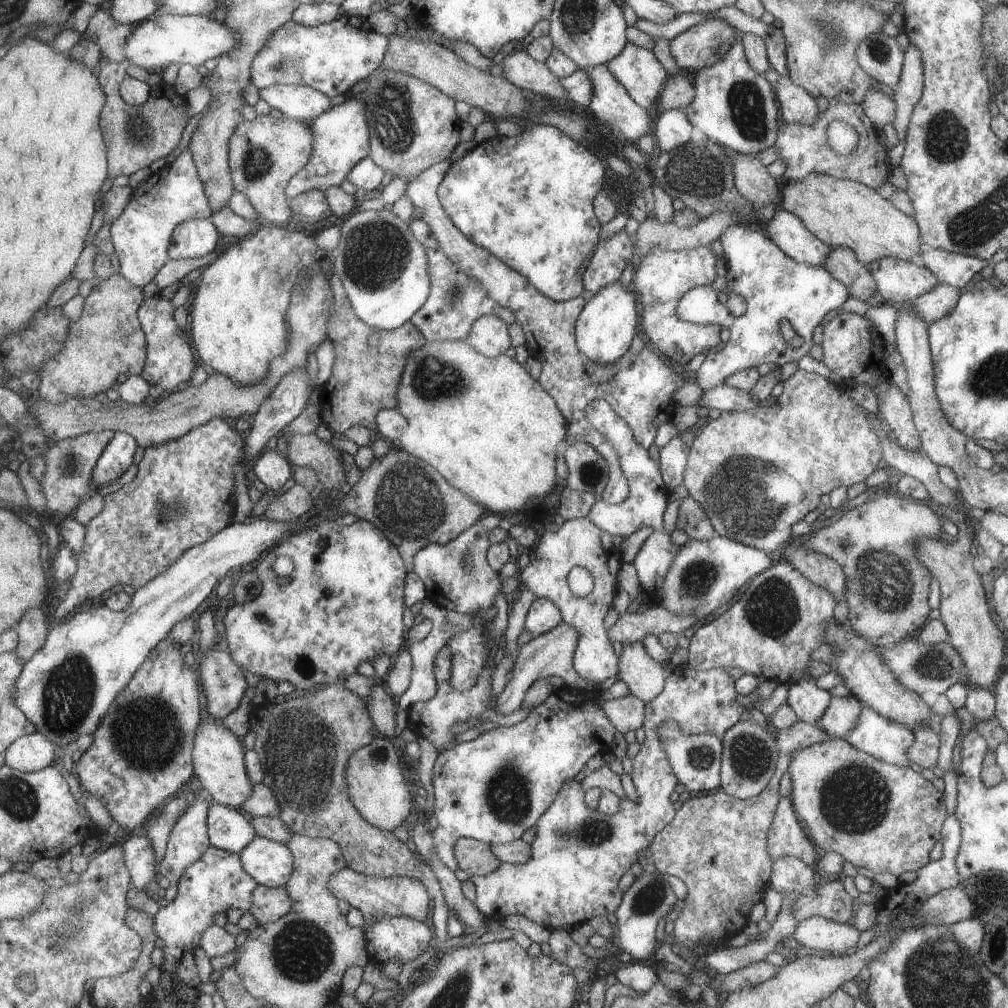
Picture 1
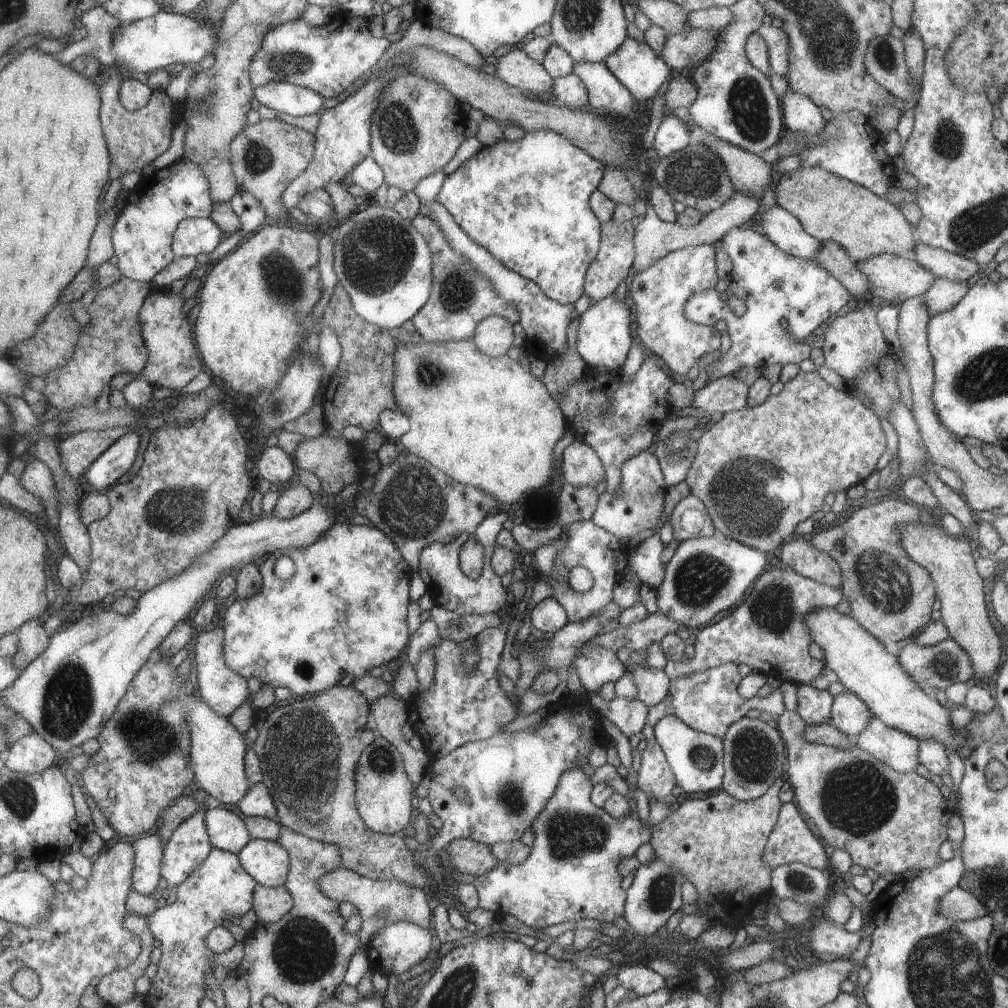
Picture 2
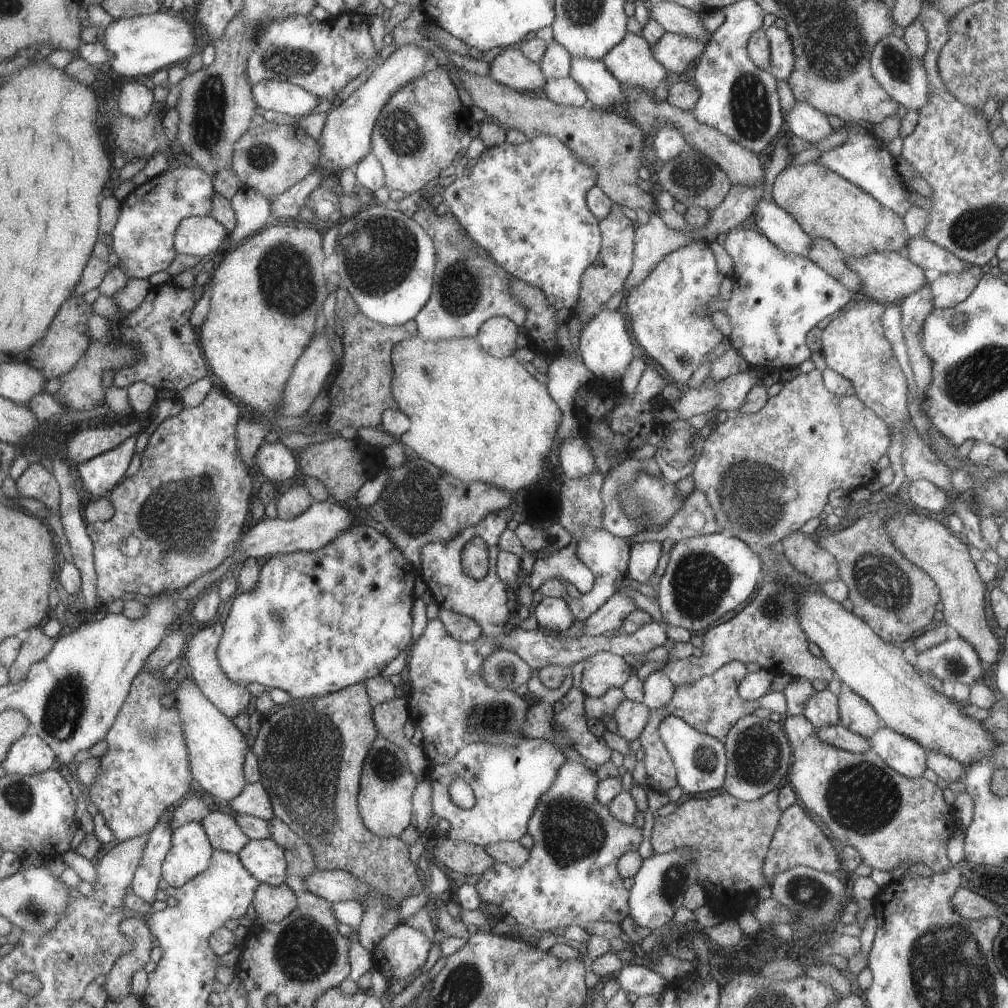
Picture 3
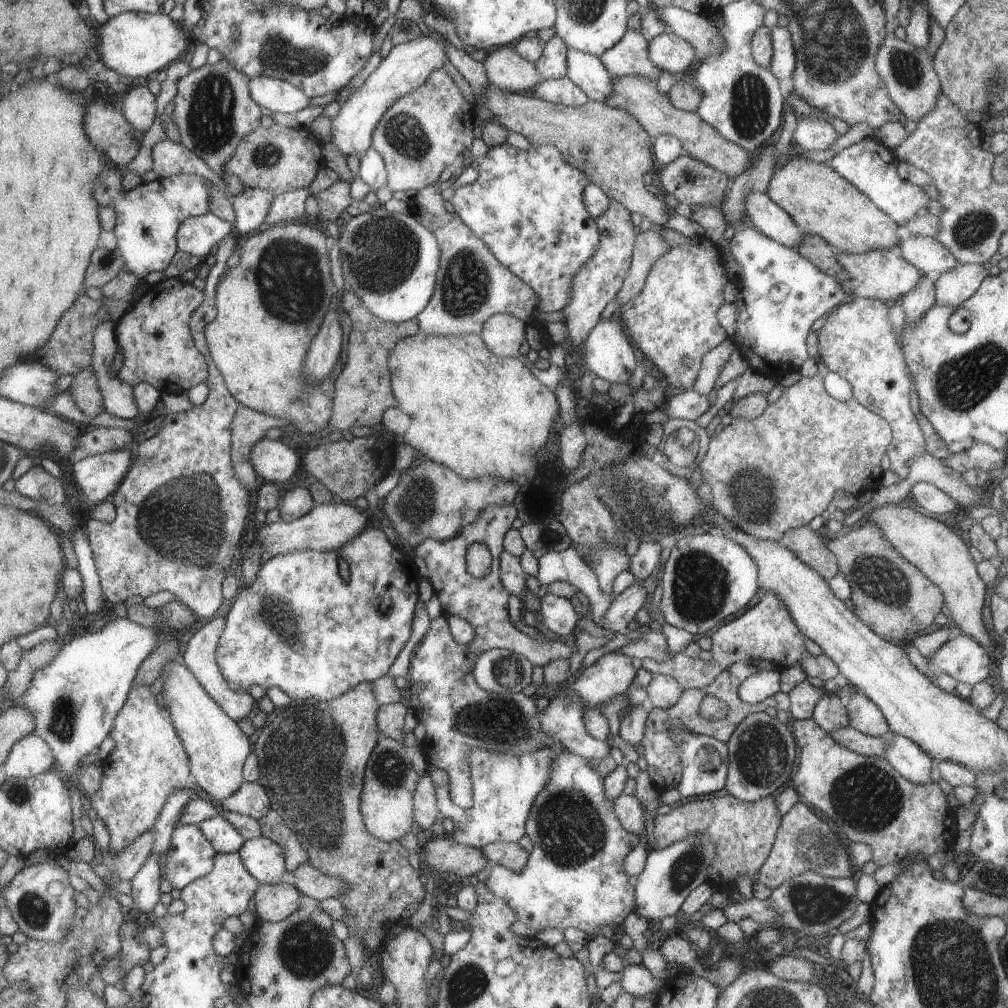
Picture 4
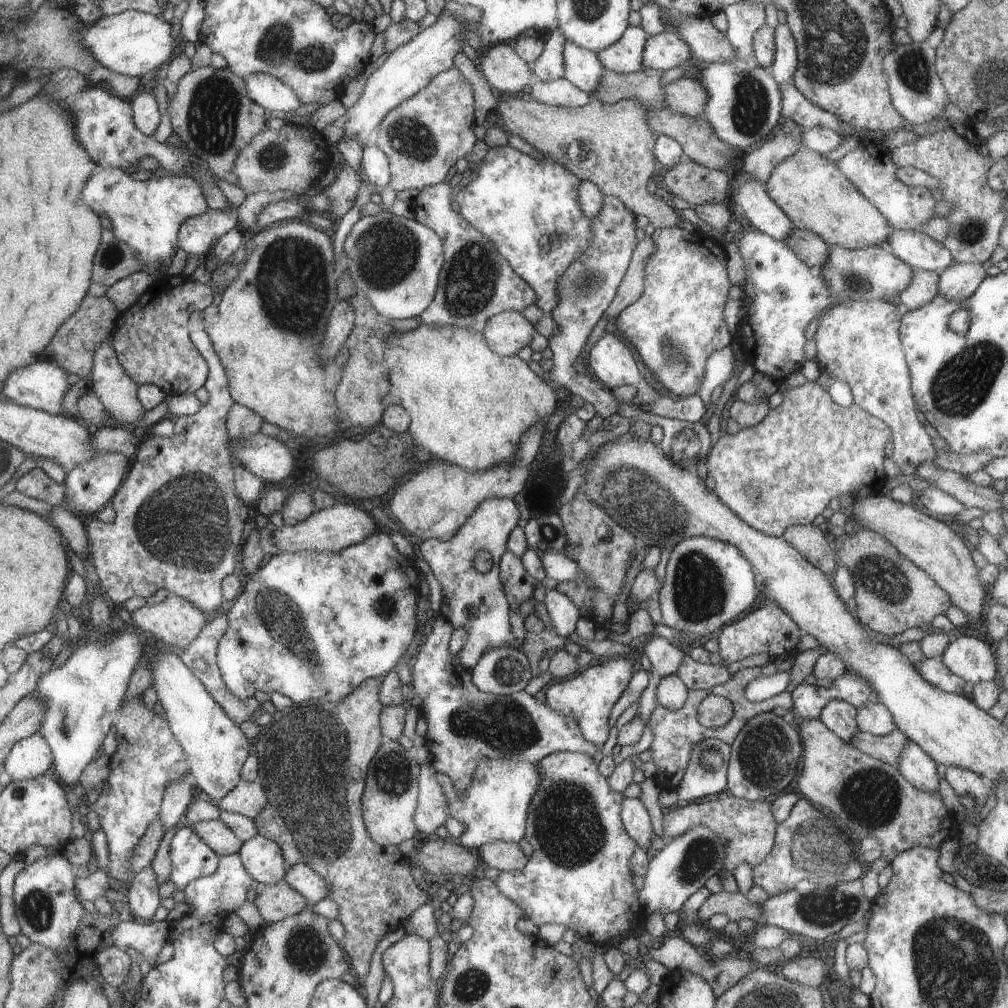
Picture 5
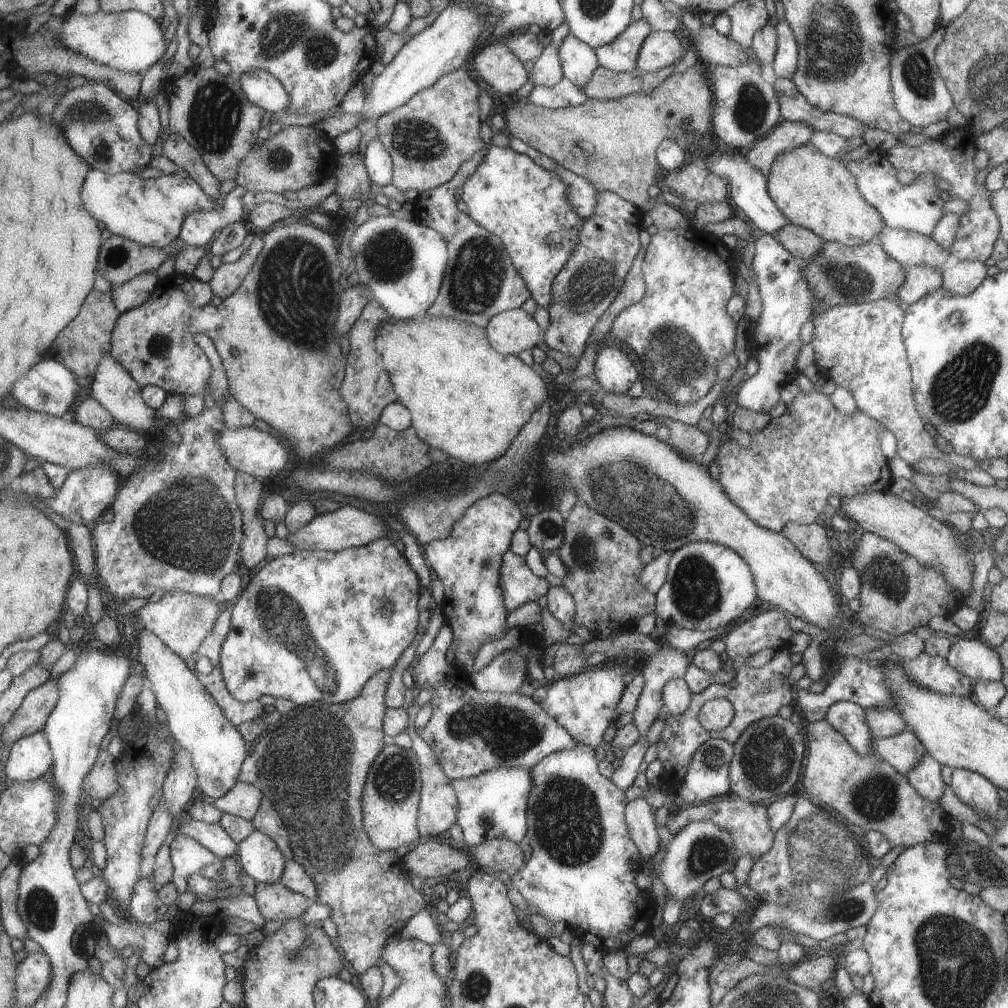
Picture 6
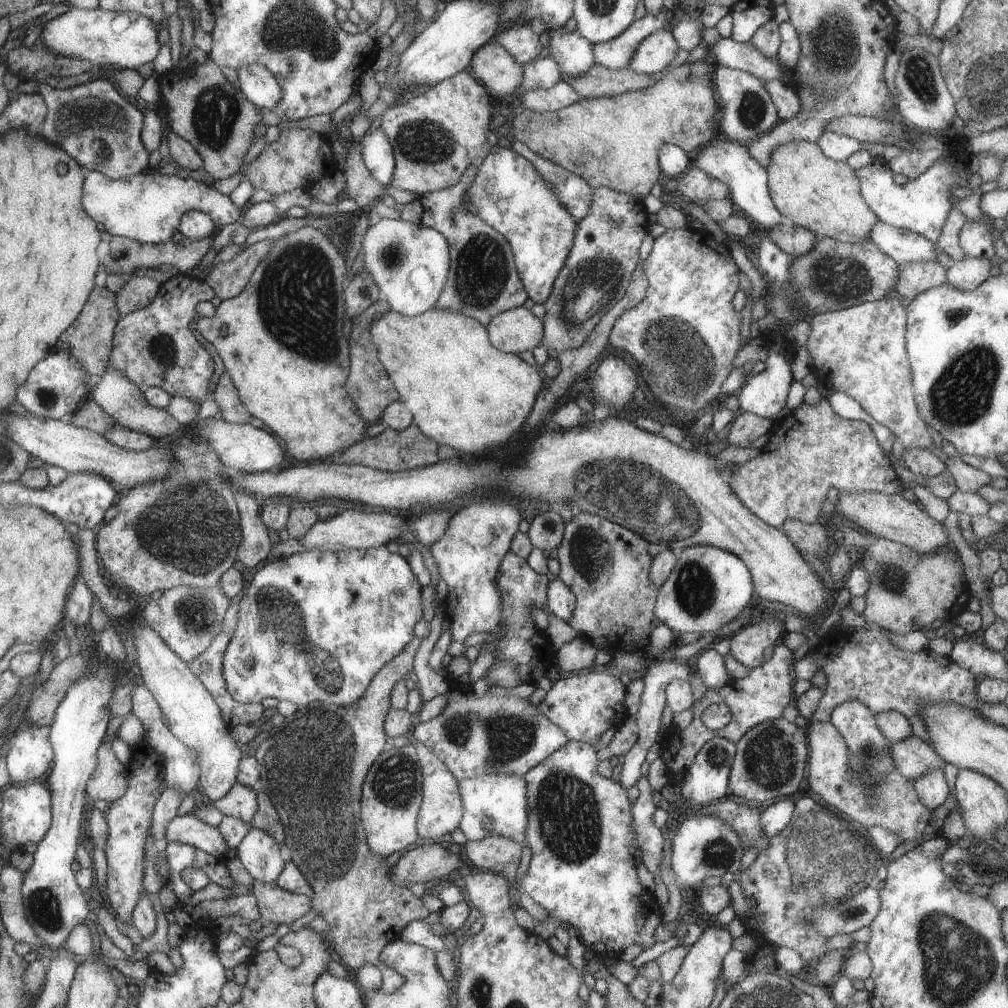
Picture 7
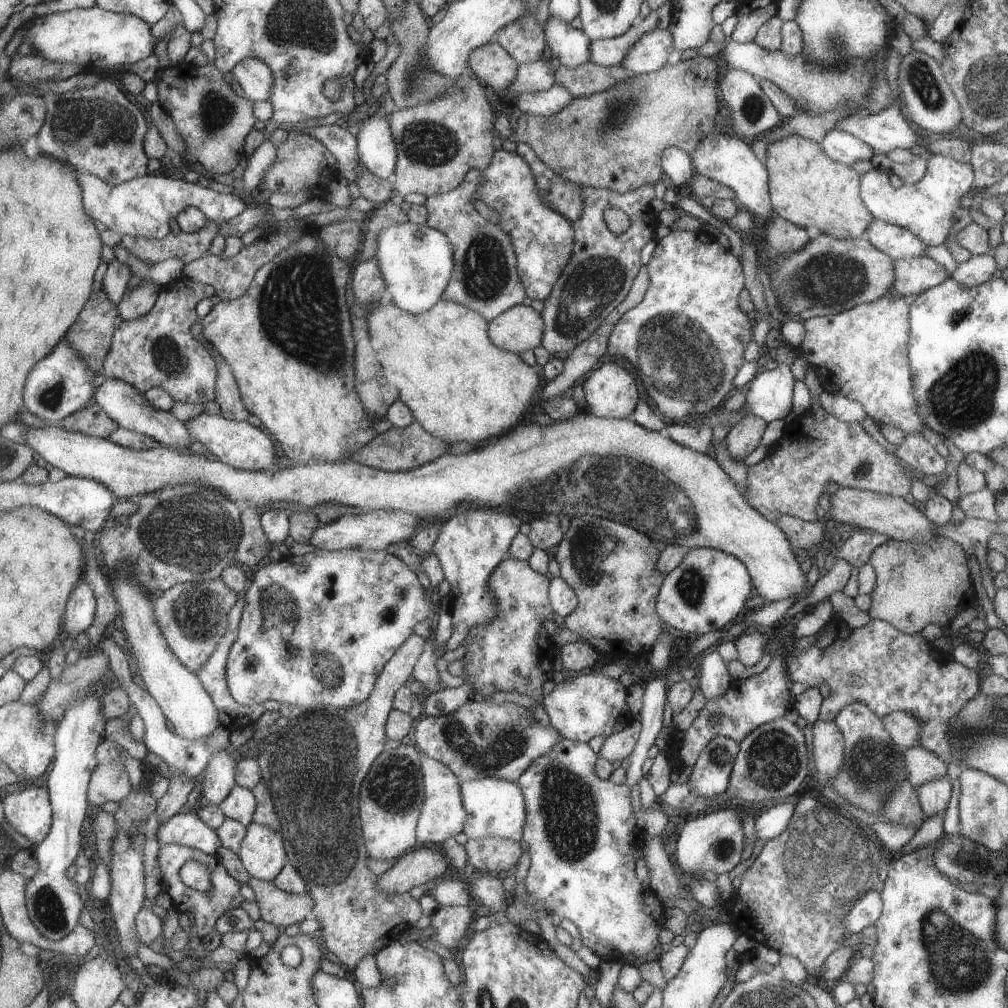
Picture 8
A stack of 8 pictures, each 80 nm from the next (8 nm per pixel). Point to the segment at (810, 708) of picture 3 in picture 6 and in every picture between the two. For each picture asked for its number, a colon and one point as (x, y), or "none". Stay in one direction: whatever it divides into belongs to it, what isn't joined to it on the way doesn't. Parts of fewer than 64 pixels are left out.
4: (831, 712)
5: (841, 717)
6: (849, 718)

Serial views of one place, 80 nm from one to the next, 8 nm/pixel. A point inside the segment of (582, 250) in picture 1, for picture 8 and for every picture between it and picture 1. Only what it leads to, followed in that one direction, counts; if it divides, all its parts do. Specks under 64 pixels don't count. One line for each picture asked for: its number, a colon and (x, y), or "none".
2: (527, 201)
3: (526, 205)
4: (528, 206)
5: (528, 206)
6: (526, 206)
7: (511, 195)
8: (543, 238)

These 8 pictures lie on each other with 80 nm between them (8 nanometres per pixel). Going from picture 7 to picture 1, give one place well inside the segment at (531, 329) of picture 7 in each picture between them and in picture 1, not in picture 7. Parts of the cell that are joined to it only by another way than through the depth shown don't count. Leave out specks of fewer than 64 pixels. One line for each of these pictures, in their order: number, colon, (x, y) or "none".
1: (489, 336)
2: (494, 336)
3: (498, 335)
4: (503, 333)
5: (508, 332)
6: (510, 332)

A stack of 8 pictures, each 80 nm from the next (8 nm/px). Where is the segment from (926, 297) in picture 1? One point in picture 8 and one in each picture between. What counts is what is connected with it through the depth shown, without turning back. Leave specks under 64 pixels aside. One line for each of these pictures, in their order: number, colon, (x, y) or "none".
2: (943, 294)
3: (948, 290)
4: (952, 288)
5: (957, 282)
6: (962, 279)
7: (967, 274)
8: (980, 268)

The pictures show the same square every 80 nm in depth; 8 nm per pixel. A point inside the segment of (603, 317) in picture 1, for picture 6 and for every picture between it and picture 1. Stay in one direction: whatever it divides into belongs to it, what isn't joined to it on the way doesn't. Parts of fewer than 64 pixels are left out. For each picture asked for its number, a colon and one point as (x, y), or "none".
2: (604, 338)
3: (605, 347)
4: (607, 354)
5: (611, 362)
6: (614, 371)

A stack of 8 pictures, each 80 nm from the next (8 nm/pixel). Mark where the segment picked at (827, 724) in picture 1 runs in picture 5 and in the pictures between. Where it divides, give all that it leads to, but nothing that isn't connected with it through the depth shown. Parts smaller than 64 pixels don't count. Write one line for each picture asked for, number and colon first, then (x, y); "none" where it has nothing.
2: (849, 714)
3: (856, 713)
4: (864, 715)
5: (874, 718)

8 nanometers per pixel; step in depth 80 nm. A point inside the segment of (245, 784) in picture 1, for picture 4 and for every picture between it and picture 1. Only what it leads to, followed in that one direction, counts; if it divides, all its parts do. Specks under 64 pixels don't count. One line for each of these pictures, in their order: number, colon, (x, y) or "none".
2: (217, 752)
3: (217, 748)
4: (217, 748)

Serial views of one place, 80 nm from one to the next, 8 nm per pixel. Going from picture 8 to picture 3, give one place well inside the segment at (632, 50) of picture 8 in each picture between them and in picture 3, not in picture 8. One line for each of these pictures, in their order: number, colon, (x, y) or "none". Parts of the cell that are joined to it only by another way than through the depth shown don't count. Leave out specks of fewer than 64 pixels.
3: (676, 52)
4: (667, 51)
5: (667, 50)
6: (662, 48)
7: (654, 53)

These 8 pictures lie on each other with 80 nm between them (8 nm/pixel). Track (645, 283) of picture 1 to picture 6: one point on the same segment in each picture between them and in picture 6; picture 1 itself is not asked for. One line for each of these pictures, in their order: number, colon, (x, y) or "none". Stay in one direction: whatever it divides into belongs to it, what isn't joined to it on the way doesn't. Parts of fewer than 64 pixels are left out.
2: (659, 293)
3: (667, 310)
4: (673, 320)
5: (677, 323)
6: (680, 330)

